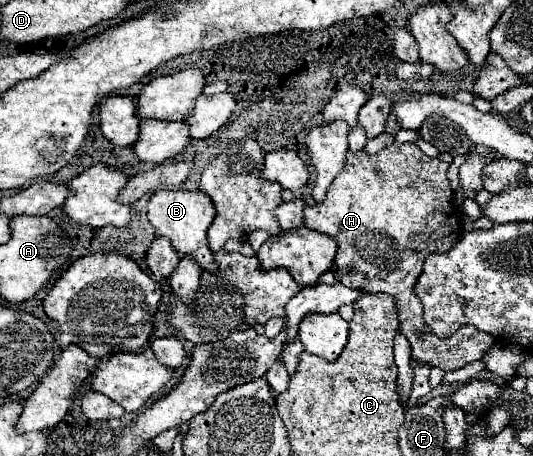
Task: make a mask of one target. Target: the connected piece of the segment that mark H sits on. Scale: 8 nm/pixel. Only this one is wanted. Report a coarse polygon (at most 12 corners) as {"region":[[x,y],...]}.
{"region":[[362,150],[304,224],[338,242],[344,286],[390,294],[412,356],[442,370],[494,344],[438,338],[414,294],[462,234],[448,162]]}

